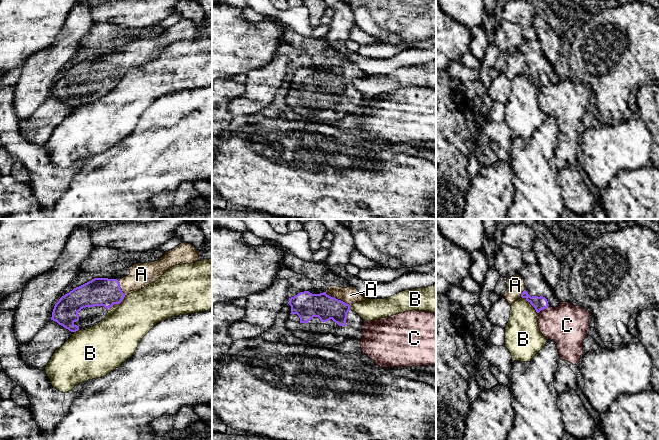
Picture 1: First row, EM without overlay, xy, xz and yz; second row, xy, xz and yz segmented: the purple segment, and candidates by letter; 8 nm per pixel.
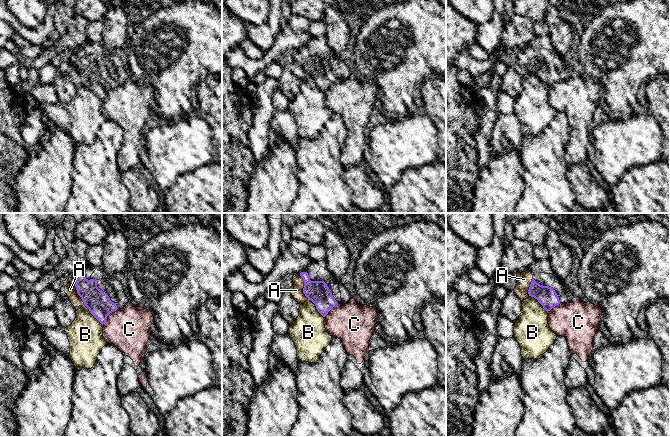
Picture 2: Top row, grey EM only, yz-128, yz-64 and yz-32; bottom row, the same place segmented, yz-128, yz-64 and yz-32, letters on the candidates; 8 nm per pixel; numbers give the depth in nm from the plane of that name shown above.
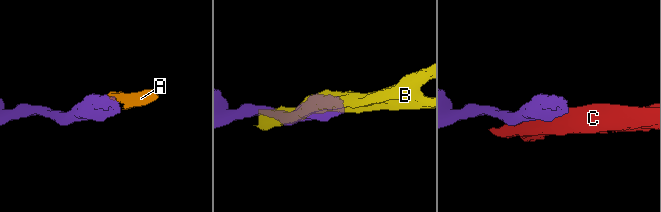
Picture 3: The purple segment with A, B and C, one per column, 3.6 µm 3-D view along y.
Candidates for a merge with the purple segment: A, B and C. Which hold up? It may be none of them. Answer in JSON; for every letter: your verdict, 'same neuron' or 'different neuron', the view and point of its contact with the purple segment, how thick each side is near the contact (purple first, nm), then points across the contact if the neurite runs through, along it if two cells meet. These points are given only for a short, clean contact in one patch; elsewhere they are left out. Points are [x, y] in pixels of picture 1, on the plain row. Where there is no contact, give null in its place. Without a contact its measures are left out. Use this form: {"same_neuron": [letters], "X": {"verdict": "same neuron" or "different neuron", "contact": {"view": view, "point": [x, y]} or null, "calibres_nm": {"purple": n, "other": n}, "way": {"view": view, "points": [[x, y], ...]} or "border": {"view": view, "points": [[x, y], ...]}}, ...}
{"same_neuron": ["A"], "A": {"verdict": "same neuron", "contact": {"view": "xz", "point": [337, 75]}, "calibres_nm": {"purple": 200, "other": 140}, "way": {"view": "xz", "points": [[307, 81], [329, 81], [337, 75], [350, 71]]}}, "B": {"verdict": "different neuron", "contact": {"view": "yz", "point": [530, 79]}, "calibres_nm": {"purple": 110, "other": 280}}, "C": {"verdict": "different neuron", "contact": {"view": "yz", "point": [543, 85]}, "calibres_nm": {"purple": 110, "other": 320}}}

